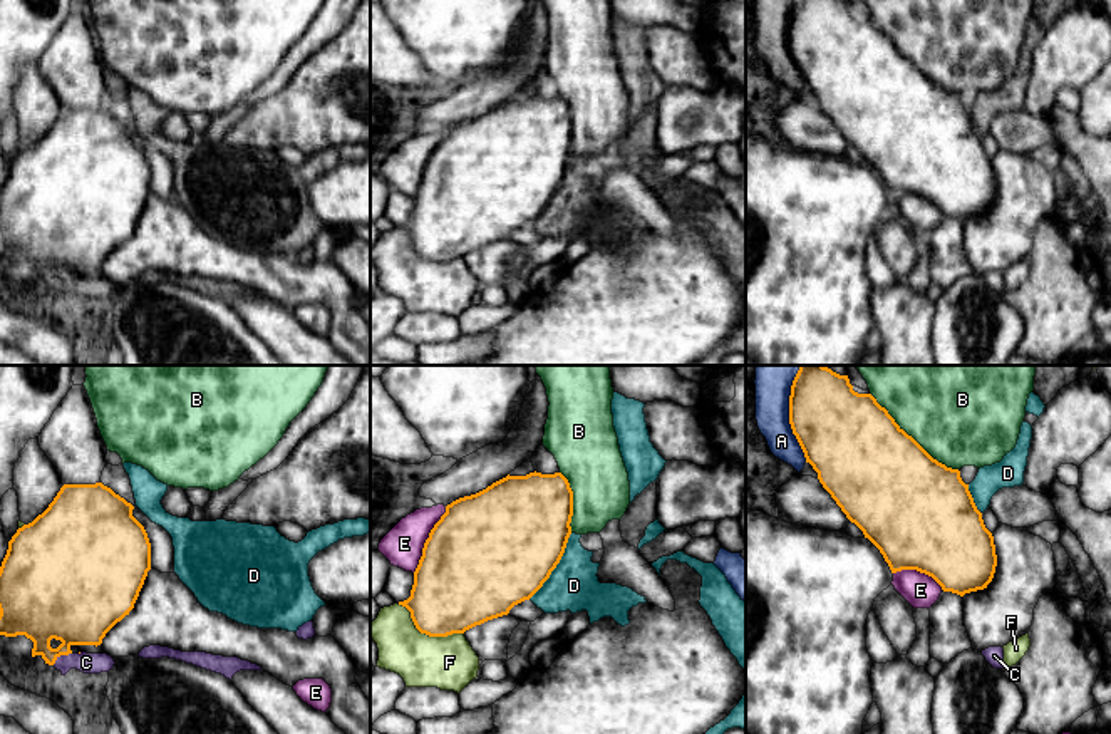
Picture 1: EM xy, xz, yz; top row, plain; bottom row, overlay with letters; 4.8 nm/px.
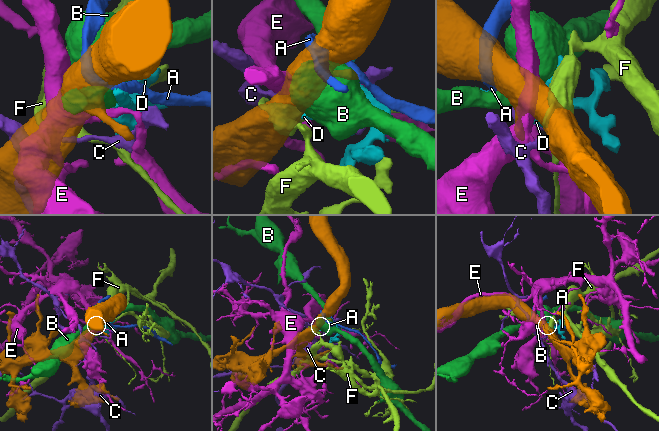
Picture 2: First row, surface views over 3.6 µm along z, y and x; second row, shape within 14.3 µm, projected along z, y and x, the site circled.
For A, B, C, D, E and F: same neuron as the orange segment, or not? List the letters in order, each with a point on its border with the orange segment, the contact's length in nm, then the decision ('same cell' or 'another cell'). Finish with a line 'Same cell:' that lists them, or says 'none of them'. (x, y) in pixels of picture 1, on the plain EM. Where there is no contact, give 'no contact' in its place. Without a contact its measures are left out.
A: yz (790, 44) | 420 nm | another cell
B: yz (910, 61) | 550 nm | another cell
C: xy (61, 279) | 110 nm | another cell
D: xz (555, 191) | 380 nm | another cell
E: xz (426, 165) | 360 nm | another cell
F: xz (426, 258) | 360 nm | another cell
Same cell: none of them

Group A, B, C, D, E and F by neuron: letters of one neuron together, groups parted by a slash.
A D / B / C / E / F

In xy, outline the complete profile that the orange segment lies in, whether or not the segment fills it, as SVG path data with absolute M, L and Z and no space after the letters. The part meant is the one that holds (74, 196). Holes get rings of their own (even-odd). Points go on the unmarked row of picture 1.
M102 107L64 109L49 132L8 166L0 191L0 260L25 260L34 266L32 282L40 280L49 290L72 278L72 270L101 270L106 258L134 233L151 194L151 168L132 134Z

